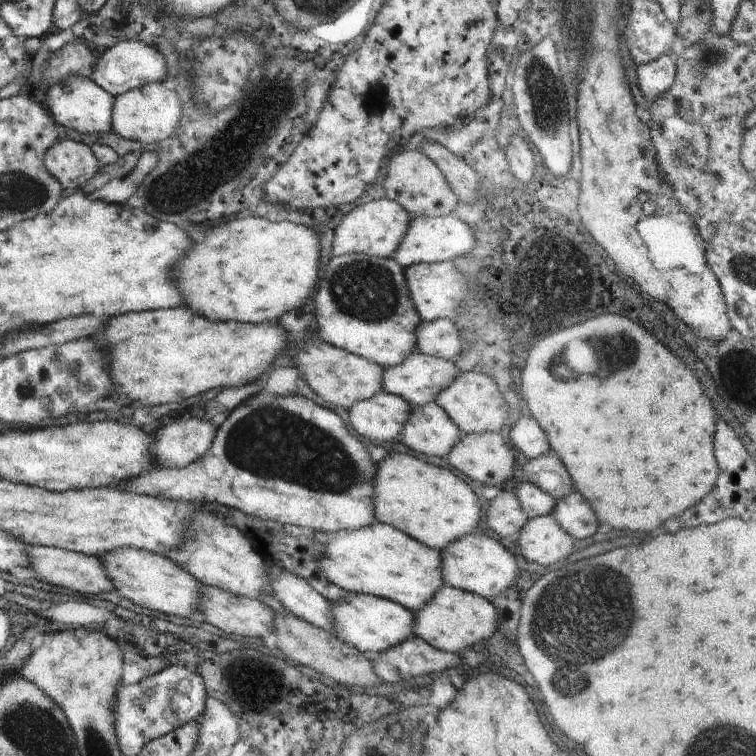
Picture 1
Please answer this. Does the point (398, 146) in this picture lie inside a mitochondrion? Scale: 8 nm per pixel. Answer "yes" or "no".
no

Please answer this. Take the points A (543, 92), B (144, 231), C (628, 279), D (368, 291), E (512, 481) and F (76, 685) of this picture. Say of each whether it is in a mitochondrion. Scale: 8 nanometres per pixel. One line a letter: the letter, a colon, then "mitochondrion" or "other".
A: mitochondrion
B: other
C: other
D: mitochondrion
E: other
F: other

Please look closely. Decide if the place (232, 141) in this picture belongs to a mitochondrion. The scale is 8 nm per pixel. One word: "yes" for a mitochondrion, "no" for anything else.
yes

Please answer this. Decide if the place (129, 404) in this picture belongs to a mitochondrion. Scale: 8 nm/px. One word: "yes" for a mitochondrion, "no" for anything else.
no

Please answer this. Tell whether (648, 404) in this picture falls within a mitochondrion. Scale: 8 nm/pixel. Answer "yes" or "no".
no

